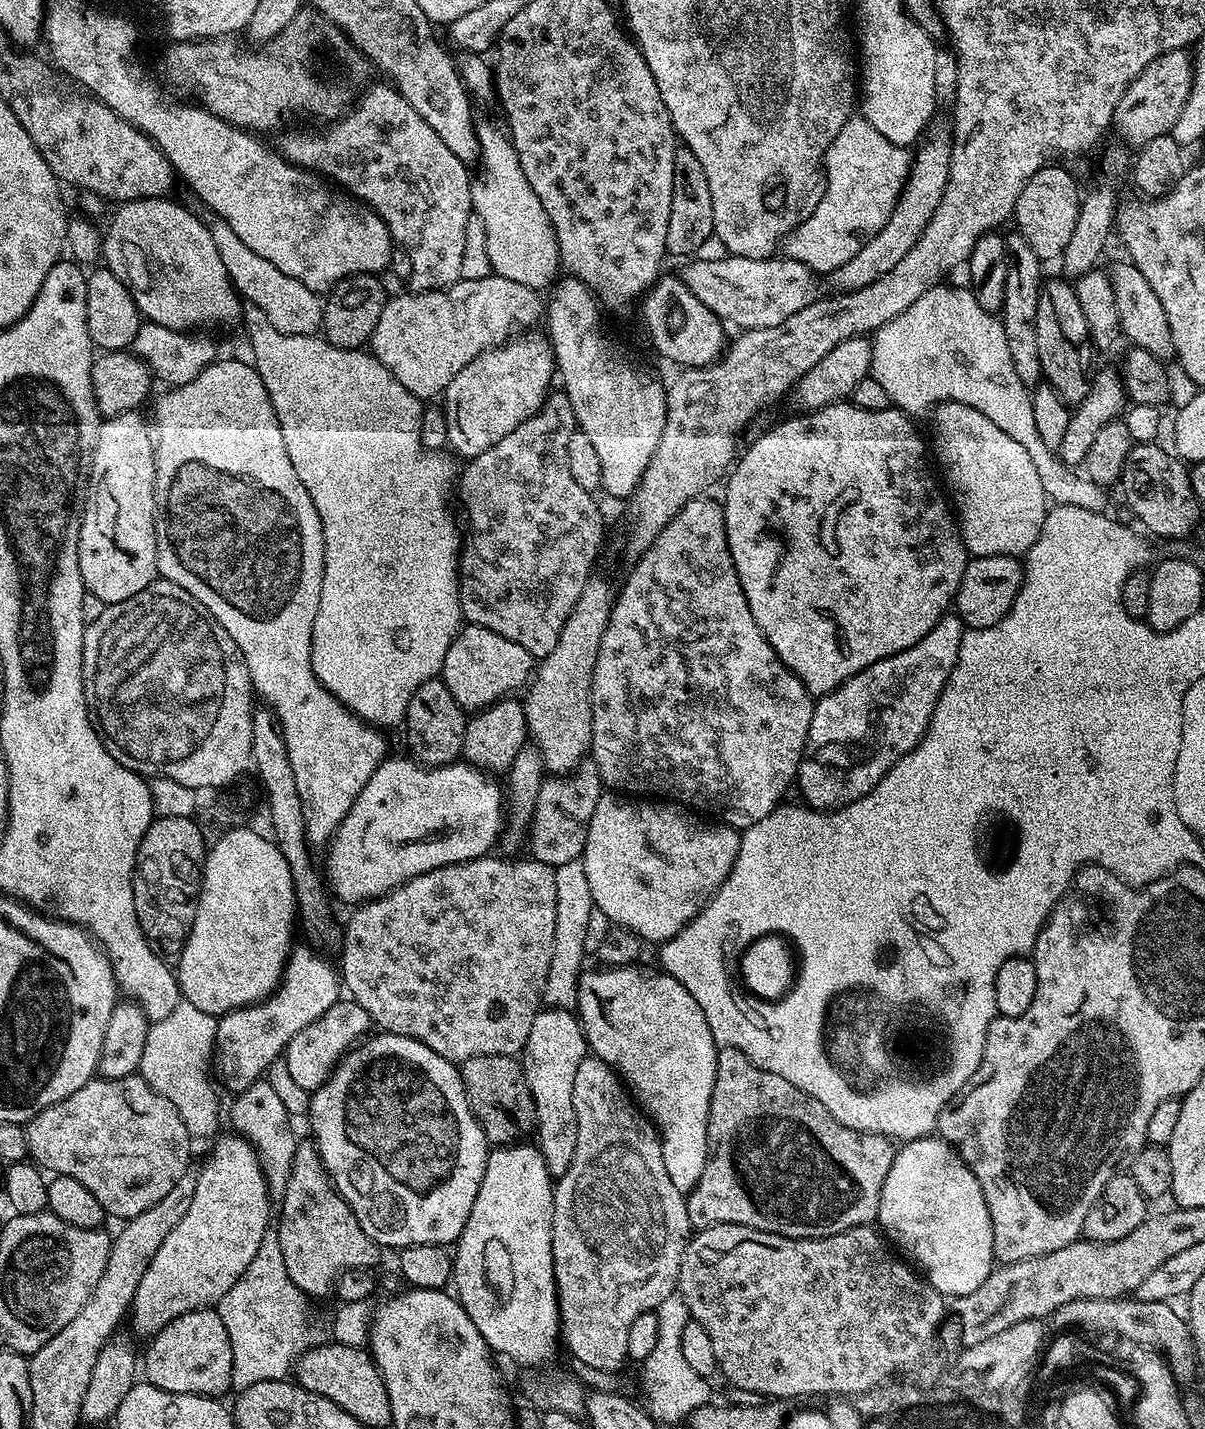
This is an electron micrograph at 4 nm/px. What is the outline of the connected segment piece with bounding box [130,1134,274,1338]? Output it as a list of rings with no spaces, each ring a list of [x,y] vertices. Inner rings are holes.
[[[231,1135],[215,1137],[208,1161],[198,1168],[194,1198],[190,1198],[186,1215],[158,1246],[158,1254],[138,1282],[130,1324],[132,1320],[133,1330],[143,1338],[157,1336],[182,1314],[219,1304],[226,1290],[246,1274],[246,1266],[254,1262],[254,1254],[270,1230],[268,1219],[273,1219],[274,1202],[268,1197],[267,1178],[257,1151],[244,1136]]]

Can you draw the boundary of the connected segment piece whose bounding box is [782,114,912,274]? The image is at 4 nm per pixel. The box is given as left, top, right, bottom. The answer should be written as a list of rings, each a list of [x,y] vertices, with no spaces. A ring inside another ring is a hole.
[[[854,114],[838,130],[838,138],[830,142],[828,152],[824,156],[823,171],[826,173],[826,183],[823,185],[820,201],[814,206],[810,218],[806,218],[799,226],[782,241],[782,252],[787,259],[802,262],[817,274],[831,274],[838,266],[850,262],[858,250],[874,234],[878,234],[886,226],[890,214],[895,210],[908,181],[908,174],[912,167],[912,156],[907,147],[890,142],[864,120],[863,115]]]

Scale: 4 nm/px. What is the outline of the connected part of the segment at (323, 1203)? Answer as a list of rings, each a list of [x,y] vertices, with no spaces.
[[[300,1142],[294,1152],[293,1165],[290,1166],[290,1174],[286,1182],[286,1194],[278,1204],[280,1225],[275,1225],[274,1230],[278,1234],[278,1242],[282,1242],[282,1259],[286,1262],[286,1274],[290,1274],[290,1282],[294,1282],[294,1286],[302,1289],[309,1298],[316,1298],[326,1295],[327,1292],[329,1295],[333,1291],[336,1279],[347,1268],[375,1269],[382,1248],[372,1241],[370,1234],[366,1234],[362,1226],[358,1226],[358,1218],[354,1218],[354,1210],[350,1210],[350,1206],[332,1185],[315,1143],[307,1143]]]

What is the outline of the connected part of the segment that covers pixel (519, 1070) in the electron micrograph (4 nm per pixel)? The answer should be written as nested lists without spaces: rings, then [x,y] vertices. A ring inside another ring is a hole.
[[[478,1055],[463,1061],[460,1069],[468,1104],[491,1145],[515,1143],[535,1127],[533,1095],[526,1082],[523,1063],[517,1057]]]

